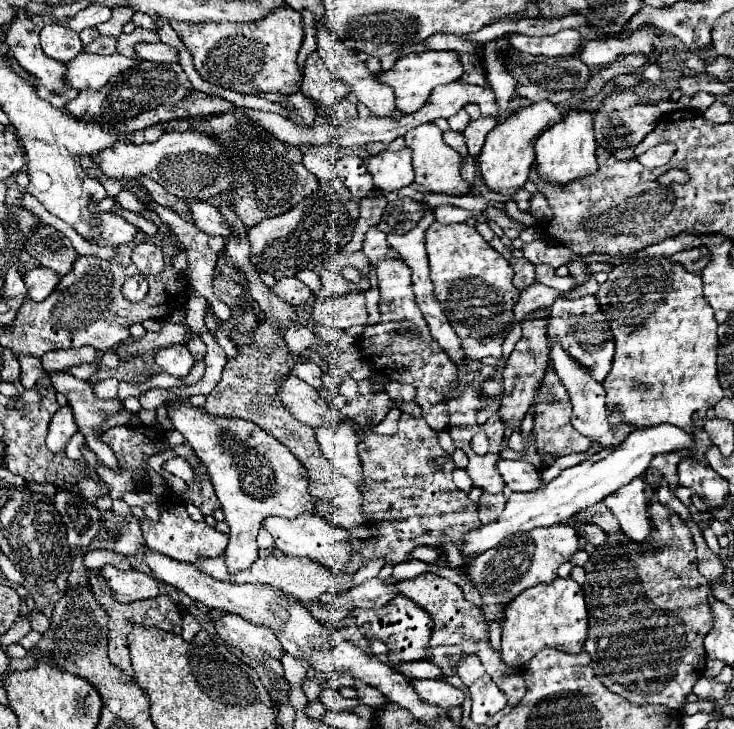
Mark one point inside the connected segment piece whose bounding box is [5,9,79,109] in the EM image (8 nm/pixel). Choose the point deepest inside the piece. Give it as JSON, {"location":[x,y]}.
{"location":[22,39]}

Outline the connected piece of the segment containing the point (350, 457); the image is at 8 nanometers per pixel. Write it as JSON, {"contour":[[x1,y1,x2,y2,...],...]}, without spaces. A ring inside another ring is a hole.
{"contour":[[346,420,336,427,329,425,315,427,315,437,317,437,317,443,321,445,323,455,333,463,333,467,345,477,349,477,361,489,363,475,361,475,361,463,357,457,359,435,352,422]]}

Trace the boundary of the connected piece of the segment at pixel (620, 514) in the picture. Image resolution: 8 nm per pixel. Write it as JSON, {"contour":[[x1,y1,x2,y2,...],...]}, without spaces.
{"contour":[[641,479,631,481,625,489,607,495,603,503,617,517,621,531,635,543,645,543,651,533,651,521,647,513,645,483]]}

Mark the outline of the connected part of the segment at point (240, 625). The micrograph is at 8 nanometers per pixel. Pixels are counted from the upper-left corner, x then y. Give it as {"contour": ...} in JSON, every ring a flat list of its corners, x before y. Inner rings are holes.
{"contour":[[227,613,223,617,215,617,213,621,219,637,227,641,229,645,241,649,245,655,255,659,257,663,263,663,265,657,281,657,281,643,267,627,253,625,245,621,239,615]]}

